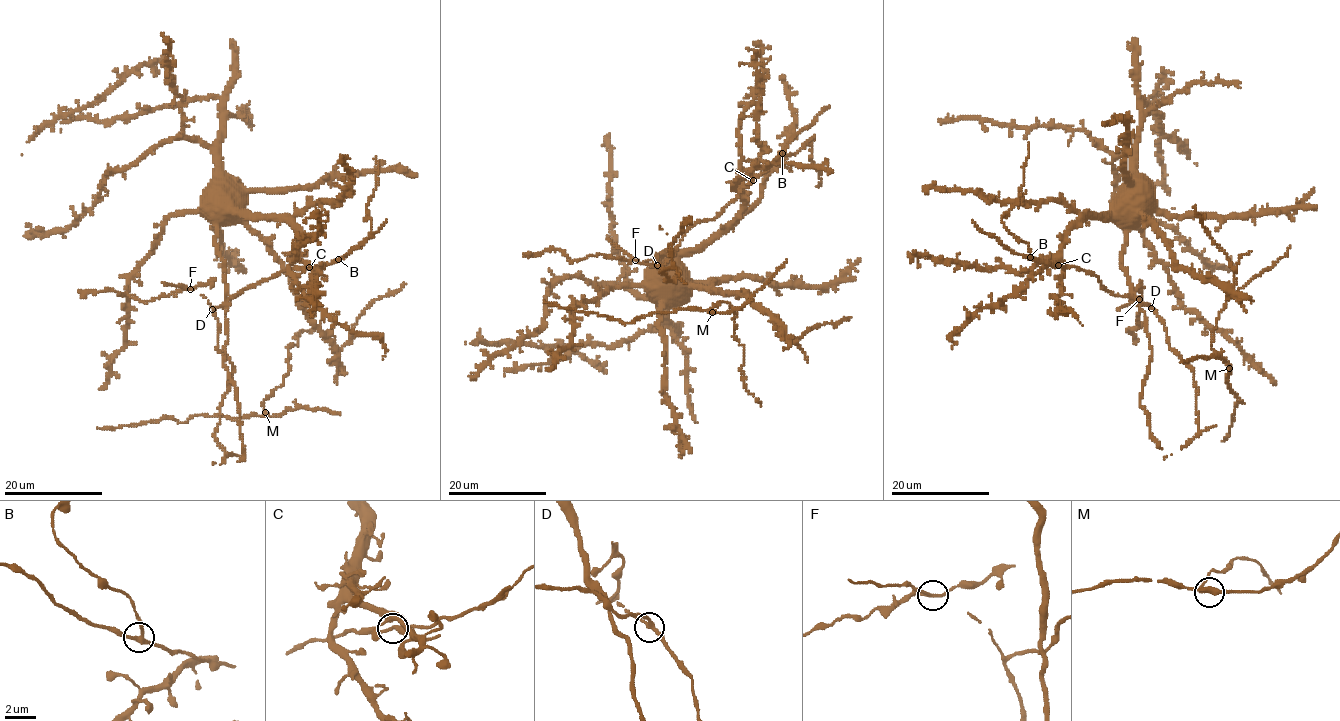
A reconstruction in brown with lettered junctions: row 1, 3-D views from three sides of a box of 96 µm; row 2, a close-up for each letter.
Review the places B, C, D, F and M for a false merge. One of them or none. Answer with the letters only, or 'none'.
F

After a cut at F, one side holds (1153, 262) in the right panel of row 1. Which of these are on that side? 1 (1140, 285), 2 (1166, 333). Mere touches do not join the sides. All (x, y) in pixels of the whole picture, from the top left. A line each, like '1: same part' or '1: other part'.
1: other part
2: same part

